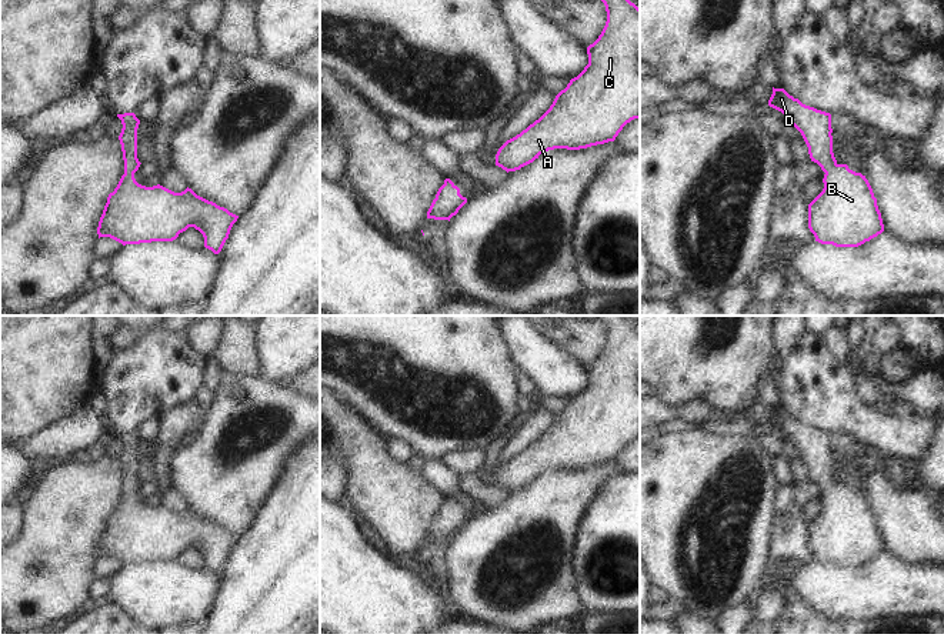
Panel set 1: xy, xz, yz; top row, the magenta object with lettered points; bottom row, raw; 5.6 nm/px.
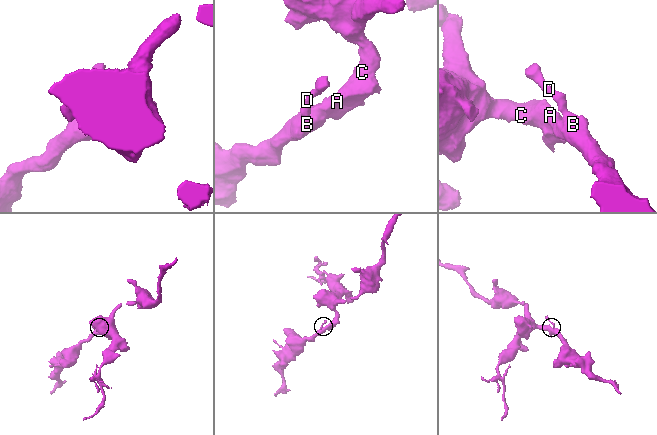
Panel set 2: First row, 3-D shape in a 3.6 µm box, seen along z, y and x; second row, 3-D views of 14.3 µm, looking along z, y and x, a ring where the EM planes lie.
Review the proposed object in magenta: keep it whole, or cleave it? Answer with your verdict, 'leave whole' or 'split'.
leave whole

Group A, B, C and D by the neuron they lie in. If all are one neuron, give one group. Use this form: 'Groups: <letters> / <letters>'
Groups: A B C D.

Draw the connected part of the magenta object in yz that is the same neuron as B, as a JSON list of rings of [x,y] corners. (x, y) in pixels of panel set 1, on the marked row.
[[[774,87],[768,106],[781,111],[801,133],[811,161],[825,173],[823,191],[808,204],[808,228],[815,241],[858,247],[881,234],[884,224],[868,180],[834,157],[831,114]]]

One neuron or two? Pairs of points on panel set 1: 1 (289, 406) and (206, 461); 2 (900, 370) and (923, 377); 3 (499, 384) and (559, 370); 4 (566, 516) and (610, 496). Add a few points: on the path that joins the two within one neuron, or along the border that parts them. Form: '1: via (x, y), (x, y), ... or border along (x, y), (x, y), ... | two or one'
1: via (262, 404), (230, 413), (219, 434) | one
2: border along (919, 370), (899, 383), (890, 383), (880, 374) | two
3: border along (501, 340), (519, 370) | two
4: border along (607, 479), (587, 506), (574, 537) | two

